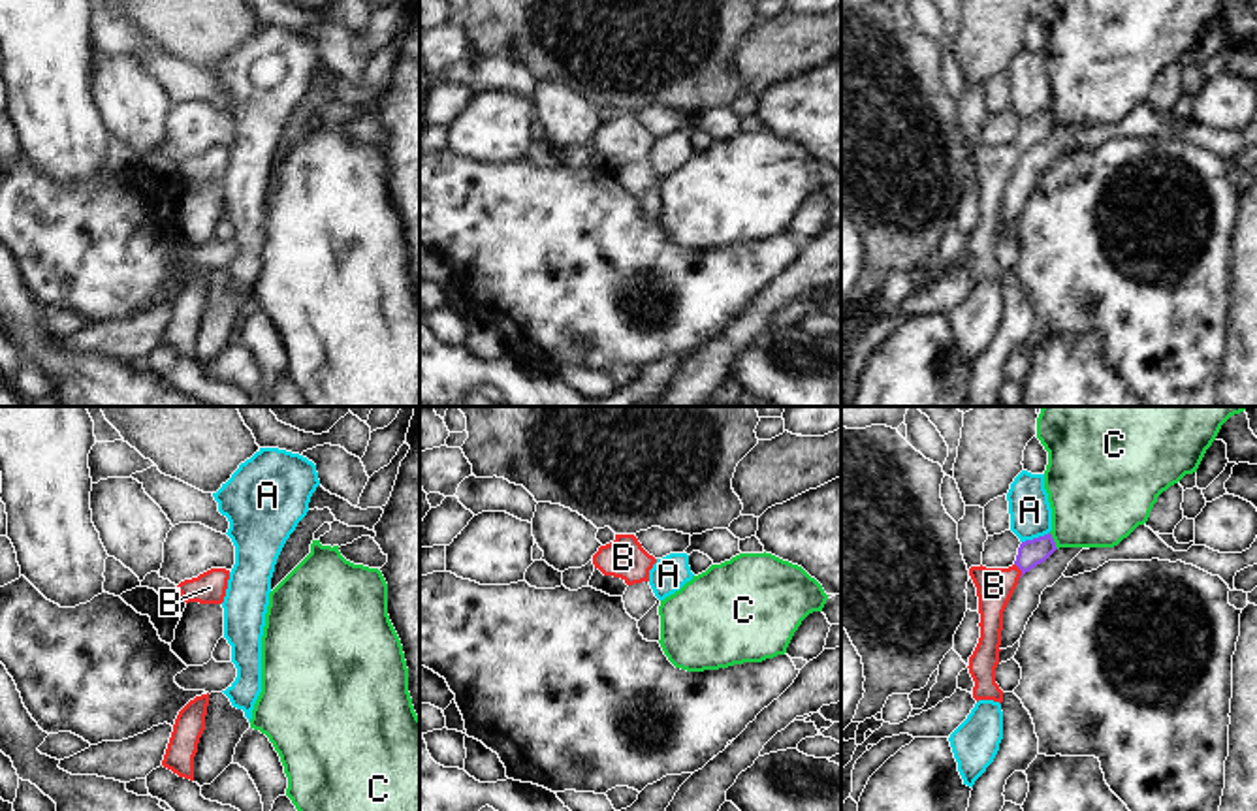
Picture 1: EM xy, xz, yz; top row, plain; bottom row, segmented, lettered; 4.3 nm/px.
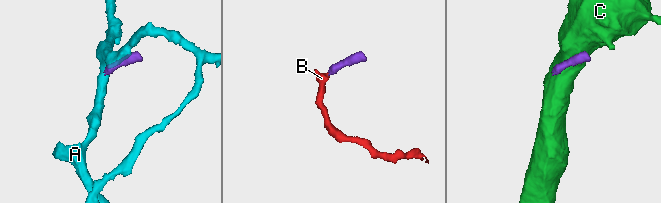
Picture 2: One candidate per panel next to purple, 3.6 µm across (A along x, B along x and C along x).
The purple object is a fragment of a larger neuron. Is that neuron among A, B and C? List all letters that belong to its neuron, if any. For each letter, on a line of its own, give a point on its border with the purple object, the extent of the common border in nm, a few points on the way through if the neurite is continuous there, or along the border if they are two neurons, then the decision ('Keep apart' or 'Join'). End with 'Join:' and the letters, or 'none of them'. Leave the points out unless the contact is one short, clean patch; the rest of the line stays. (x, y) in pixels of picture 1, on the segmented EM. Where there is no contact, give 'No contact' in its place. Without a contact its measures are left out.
A: Touches purple at yz (1035, 539). Shared border 130 nm. Keep apart
B: Touches purple at yz (1020, 569). Shared border 70 nm. Path across: yz (1034, 552), (1020, 569), (994, 586). Join
C: Touches purple at yz (1052, 540). Shared border 80 nm. Keep apart
Join: B

